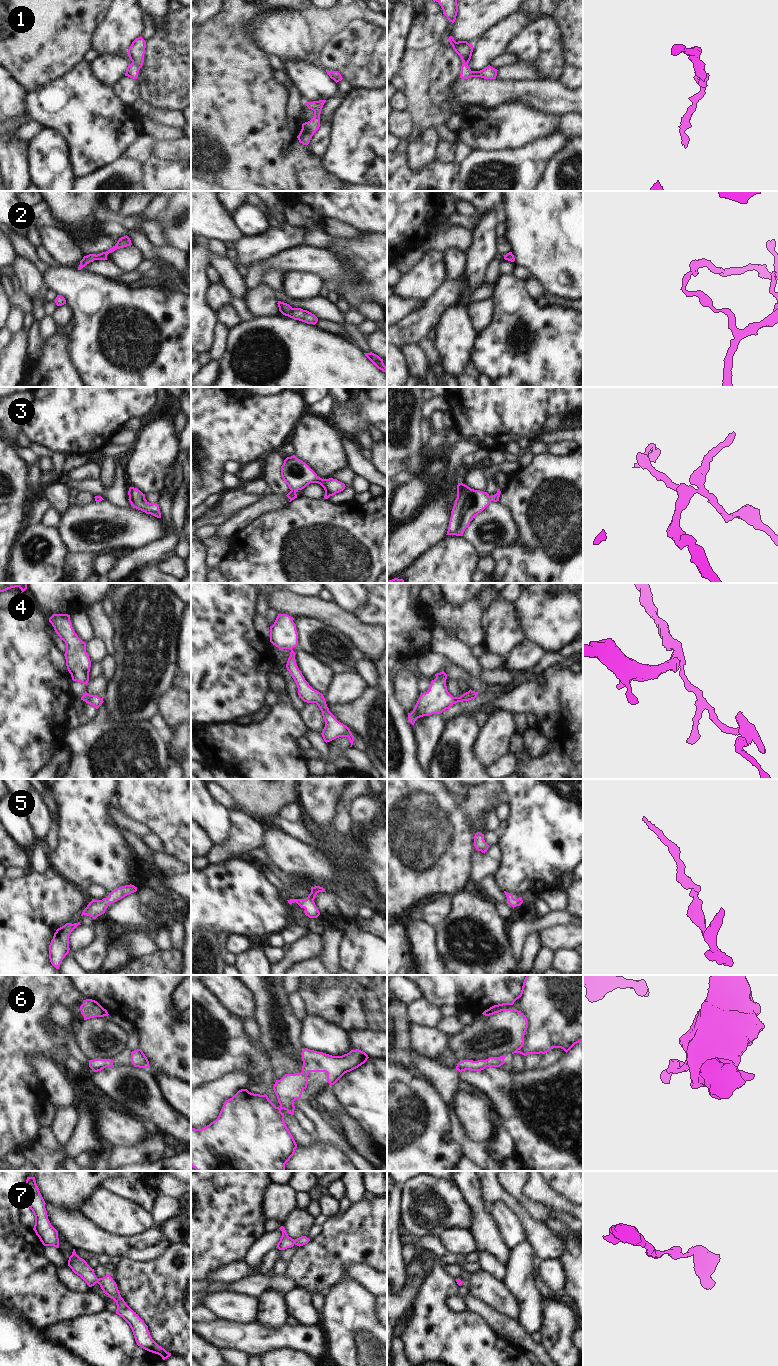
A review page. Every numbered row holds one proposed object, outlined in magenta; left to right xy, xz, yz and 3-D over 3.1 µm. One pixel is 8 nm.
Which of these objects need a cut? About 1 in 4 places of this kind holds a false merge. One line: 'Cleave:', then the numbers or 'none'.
Cleave: none

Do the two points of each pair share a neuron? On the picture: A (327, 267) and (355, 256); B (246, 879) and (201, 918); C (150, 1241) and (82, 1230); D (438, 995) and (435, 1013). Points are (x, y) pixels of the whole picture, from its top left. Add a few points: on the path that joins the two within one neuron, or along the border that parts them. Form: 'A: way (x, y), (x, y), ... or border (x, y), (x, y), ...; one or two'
A: border (327, 248), (344, 258), (362, 275); two
B: way (235, 890), (228, 897), (222, 897), (212, 907); one
C: way (133, 1242), (99, 1241); one
D: border (422, 997), (440, 1008); two

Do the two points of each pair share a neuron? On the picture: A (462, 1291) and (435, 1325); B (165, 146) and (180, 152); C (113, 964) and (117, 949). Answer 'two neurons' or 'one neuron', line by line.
A: two neurons
B: one neuron
C: one neuron

